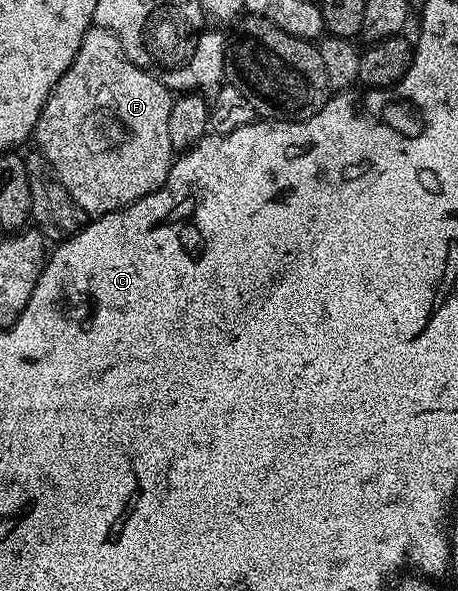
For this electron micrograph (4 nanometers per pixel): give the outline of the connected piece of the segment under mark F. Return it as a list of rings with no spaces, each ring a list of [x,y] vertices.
[[[93,24],[86,36],[82,36],[78,56],[74,56],[70,68],[66,68],[58,84],[54,84],[42,108],[42,116],[38,116],[34,142],[40,145],[37,146],[39,153],[54,164],[58,180],[66,184],[66,192],[78,200],[85,215],[99,216],[123,210],[142,200],[142,196],[159,190],[168,181],[174,161],[168,128],[173,97],[173,91],[163,86],[152,71],[143,70],[125,58],[122,44],[114,32]]]

